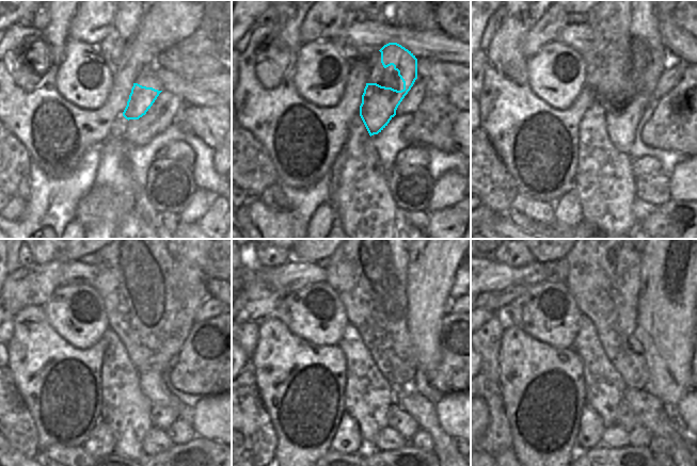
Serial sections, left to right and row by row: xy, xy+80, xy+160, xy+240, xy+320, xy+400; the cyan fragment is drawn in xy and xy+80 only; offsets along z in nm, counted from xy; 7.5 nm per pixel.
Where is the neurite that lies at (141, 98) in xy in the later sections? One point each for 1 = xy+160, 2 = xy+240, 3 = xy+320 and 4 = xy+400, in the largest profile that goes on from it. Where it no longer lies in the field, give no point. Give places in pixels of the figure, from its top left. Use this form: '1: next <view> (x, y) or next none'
1: next xy+160 (646, 48)
2: next xy+240 (181, 305)
3: next xy+320 (420, 408)
4: next xy+400 (686, 435)

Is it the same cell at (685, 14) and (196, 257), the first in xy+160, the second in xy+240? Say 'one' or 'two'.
two

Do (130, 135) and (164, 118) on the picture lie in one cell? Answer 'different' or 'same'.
same

